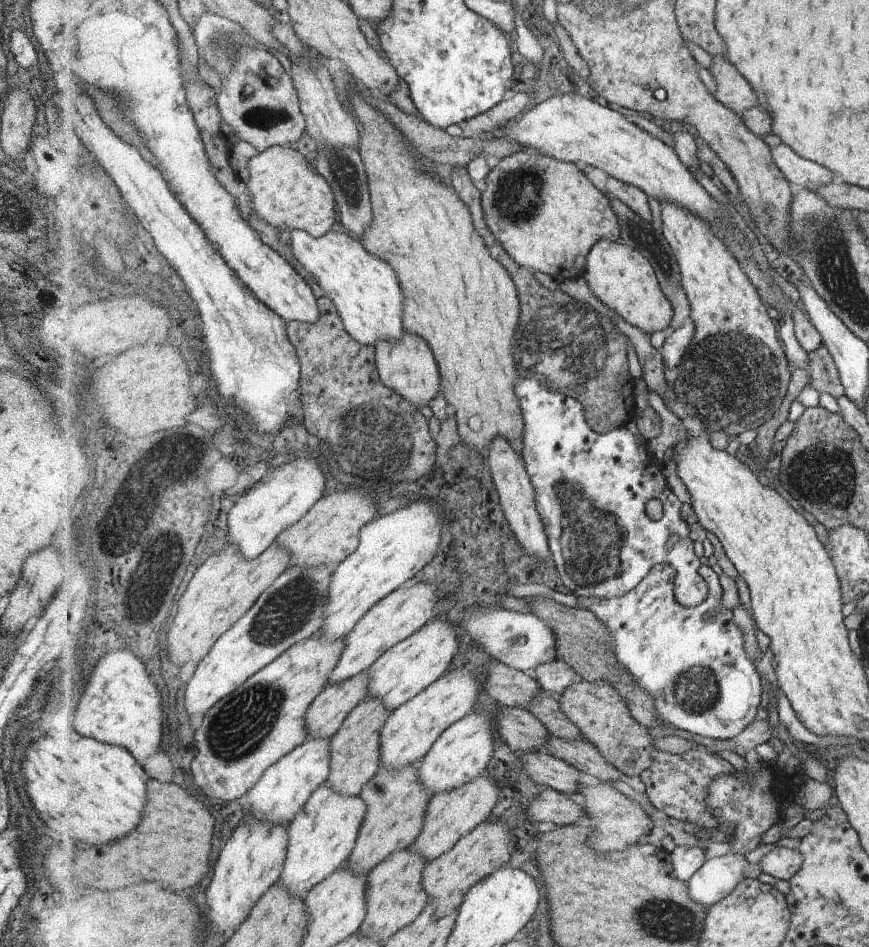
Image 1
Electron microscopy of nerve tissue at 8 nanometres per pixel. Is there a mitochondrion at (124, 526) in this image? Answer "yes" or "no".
yes

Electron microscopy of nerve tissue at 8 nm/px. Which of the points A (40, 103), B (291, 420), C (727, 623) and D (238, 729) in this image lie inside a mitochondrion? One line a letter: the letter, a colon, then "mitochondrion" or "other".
A: other
B: other
C: other
D: mitochondrion

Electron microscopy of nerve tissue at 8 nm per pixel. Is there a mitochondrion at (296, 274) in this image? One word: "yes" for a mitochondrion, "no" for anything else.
no

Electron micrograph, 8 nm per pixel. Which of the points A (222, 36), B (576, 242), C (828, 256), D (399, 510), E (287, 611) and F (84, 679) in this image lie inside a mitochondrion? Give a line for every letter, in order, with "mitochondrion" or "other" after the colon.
A: mitochondrion
B: other
C: mitochondrion
D: other
E: mitochondrion
F: other

